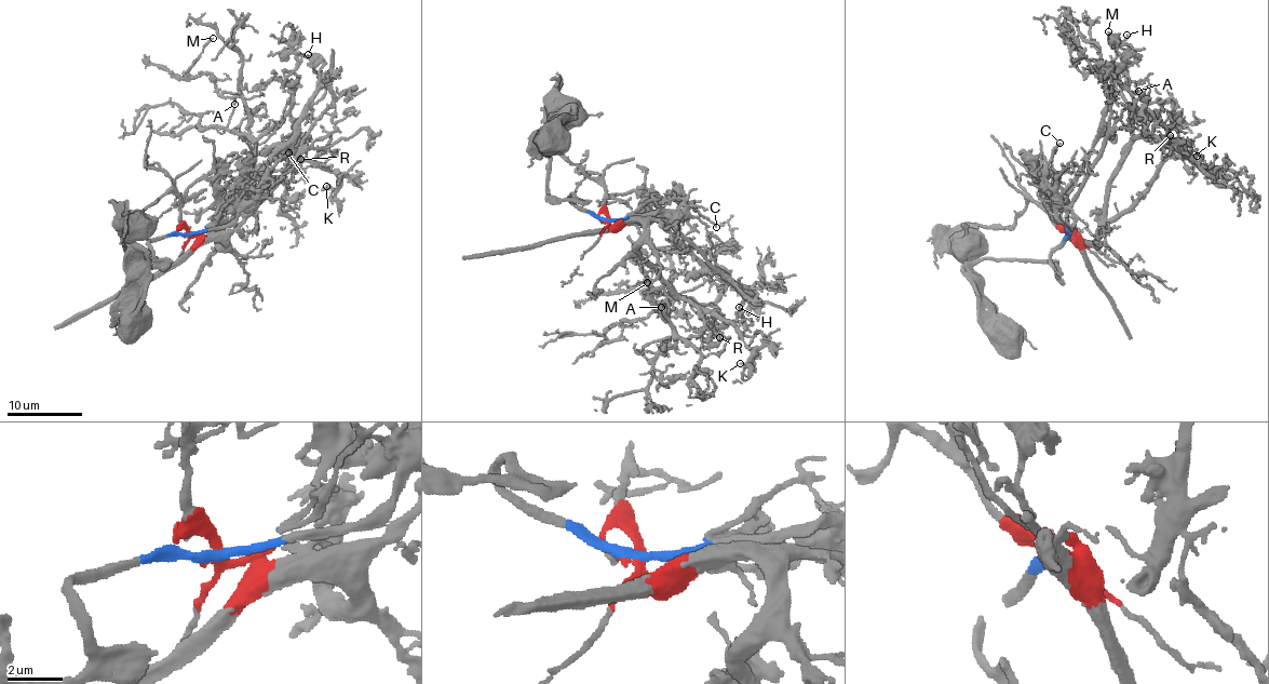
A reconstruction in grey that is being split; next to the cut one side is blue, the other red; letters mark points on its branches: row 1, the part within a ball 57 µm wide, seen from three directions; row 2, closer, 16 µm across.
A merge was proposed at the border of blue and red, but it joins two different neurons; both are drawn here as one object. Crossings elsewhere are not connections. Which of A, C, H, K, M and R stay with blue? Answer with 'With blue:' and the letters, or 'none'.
With blue: C, H

